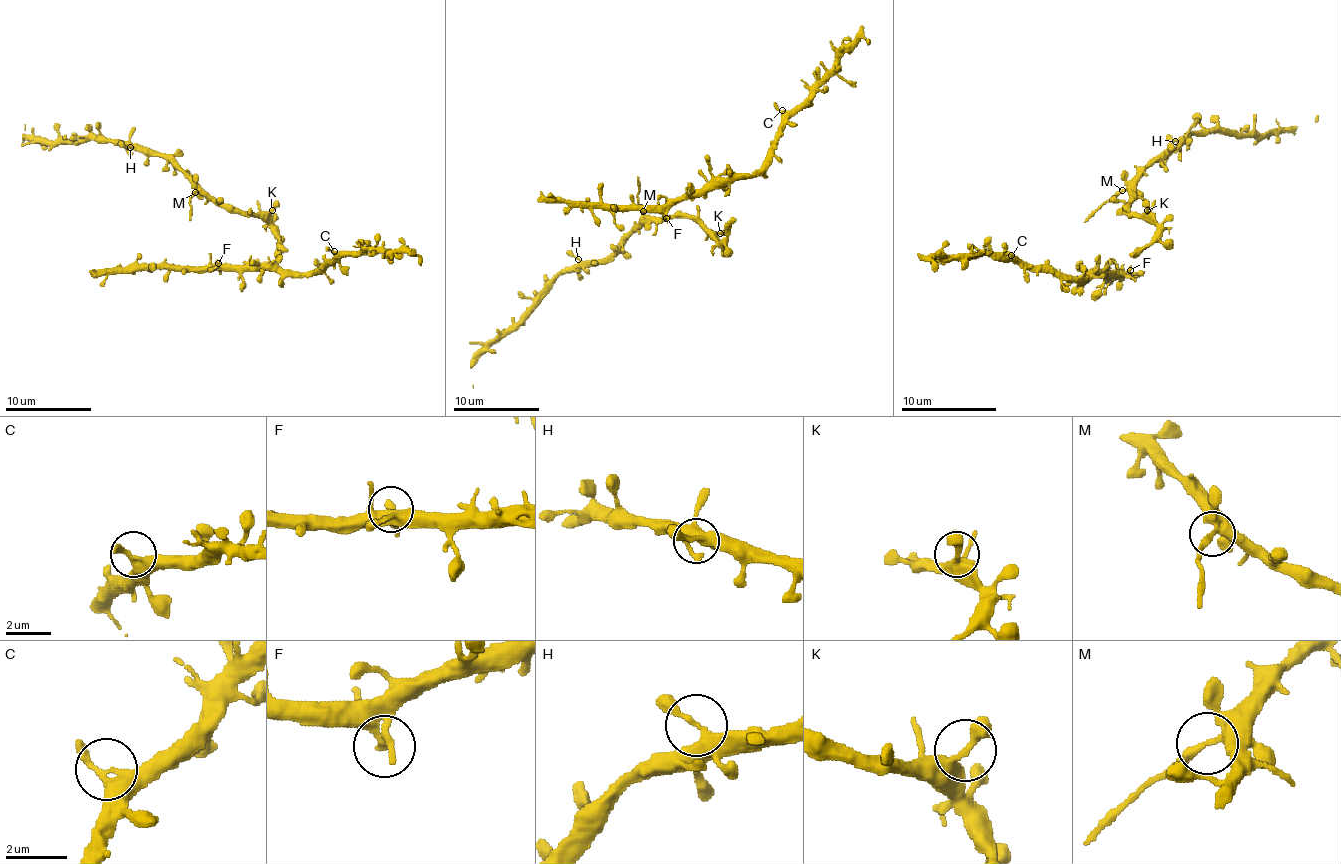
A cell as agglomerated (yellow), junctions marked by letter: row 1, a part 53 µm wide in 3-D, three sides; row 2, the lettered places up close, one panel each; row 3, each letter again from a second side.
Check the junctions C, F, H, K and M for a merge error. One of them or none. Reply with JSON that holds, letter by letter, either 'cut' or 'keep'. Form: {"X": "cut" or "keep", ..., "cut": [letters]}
{"C": "keep", "F": "keep", "H": "keep", "K": "keep", "M": "cut", "cut": ["M"]}

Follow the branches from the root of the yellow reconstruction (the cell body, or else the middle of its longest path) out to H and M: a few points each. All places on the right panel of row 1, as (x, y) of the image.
H: (1137, 212), (1130, 210), (1130, 184), (1147, 167), (1178, 146), (1175, 141)
M: (1137, 212), (1130, 210), (1130, 193), (1123, 191)

